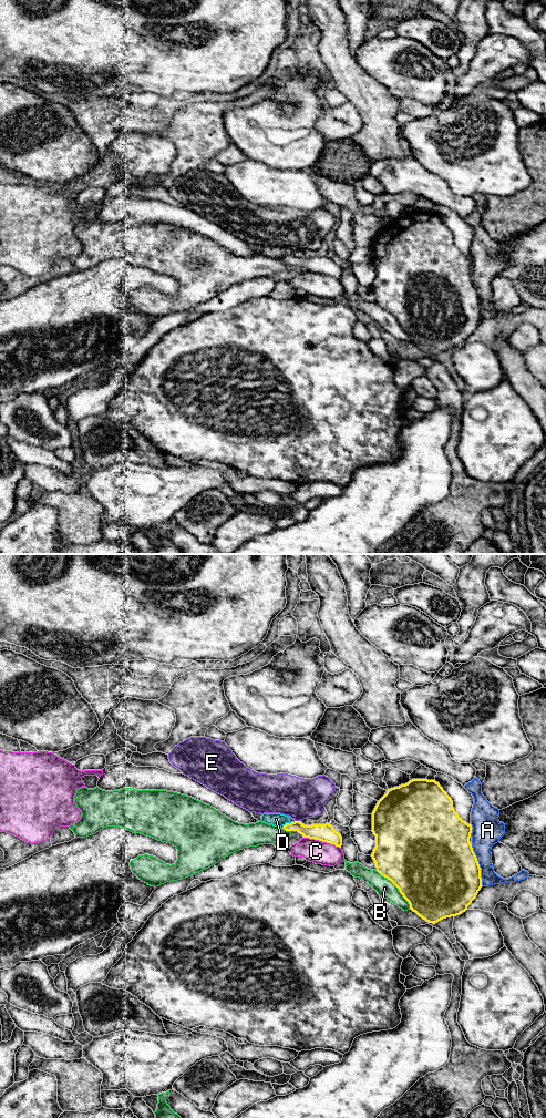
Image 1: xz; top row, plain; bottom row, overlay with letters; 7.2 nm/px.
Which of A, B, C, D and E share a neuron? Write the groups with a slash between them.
A / B / C / D / E

